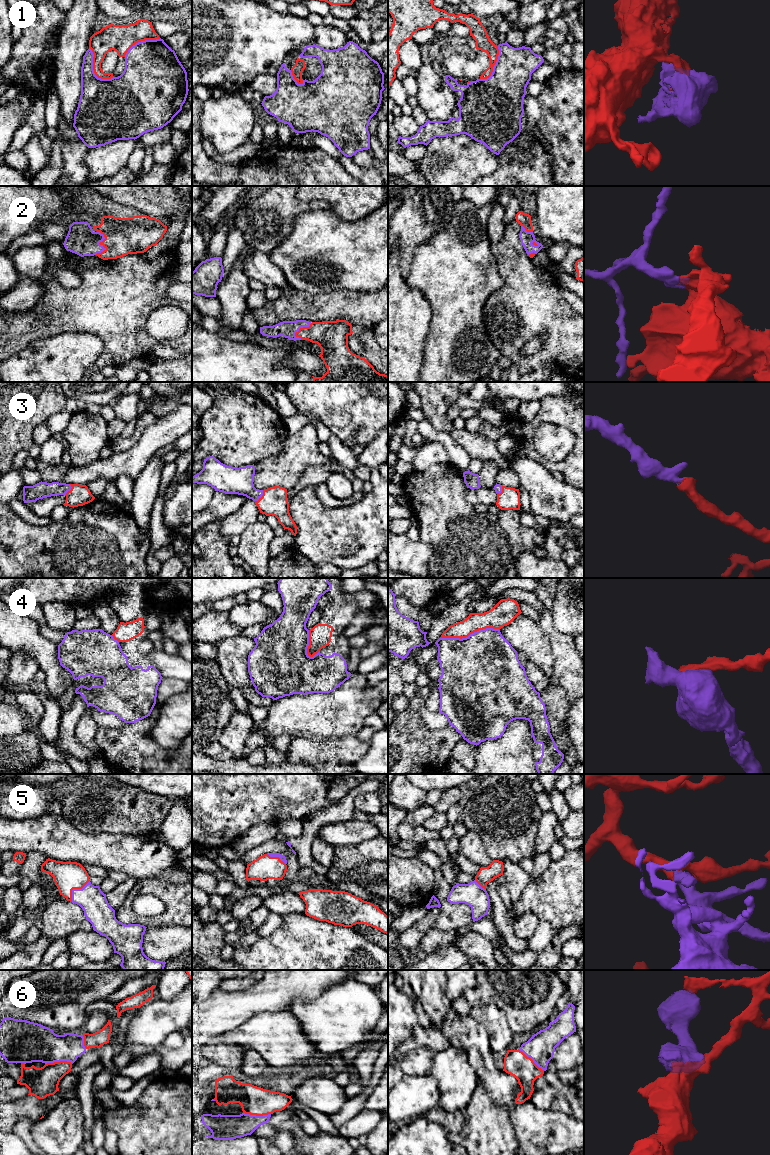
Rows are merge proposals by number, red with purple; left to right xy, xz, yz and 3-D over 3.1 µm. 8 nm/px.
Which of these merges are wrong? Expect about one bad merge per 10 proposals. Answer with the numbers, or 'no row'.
no row

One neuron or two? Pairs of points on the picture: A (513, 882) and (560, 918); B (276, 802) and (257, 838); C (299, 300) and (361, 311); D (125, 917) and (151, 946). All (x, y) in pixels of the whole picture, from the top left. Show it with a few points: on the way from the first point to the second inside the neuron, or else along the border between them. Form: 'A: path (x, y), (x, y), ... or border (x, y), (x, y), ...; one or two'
A: border (530, 880), (522, 895), (513, 903); two
B: border (276, 823), (254, 824), (244, 834); two
C: path (314, 306), (346, 306); one
D: border (170, 925), (147, 927); two

